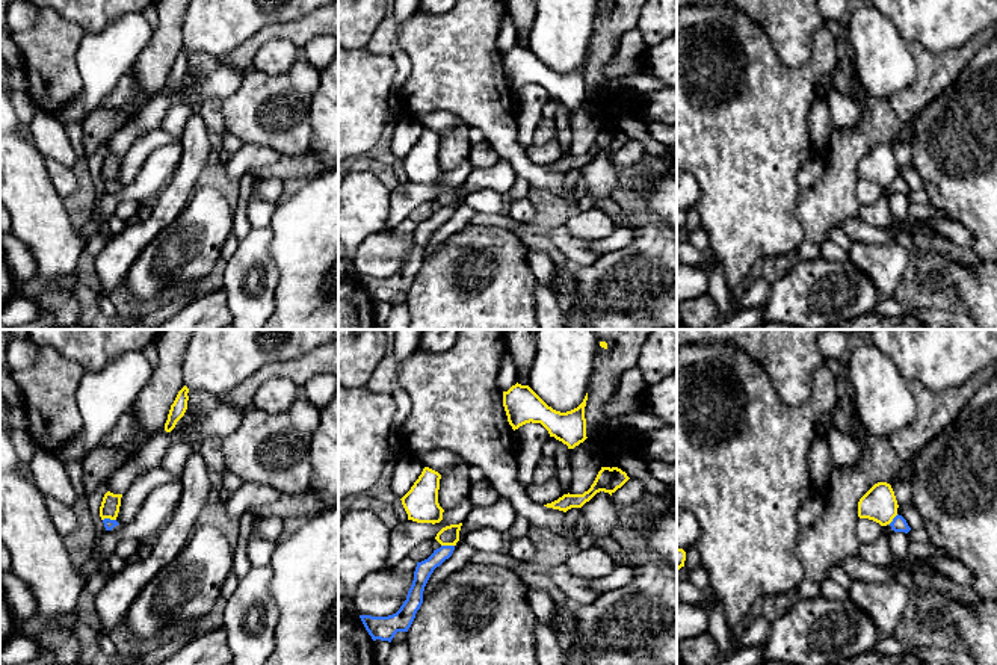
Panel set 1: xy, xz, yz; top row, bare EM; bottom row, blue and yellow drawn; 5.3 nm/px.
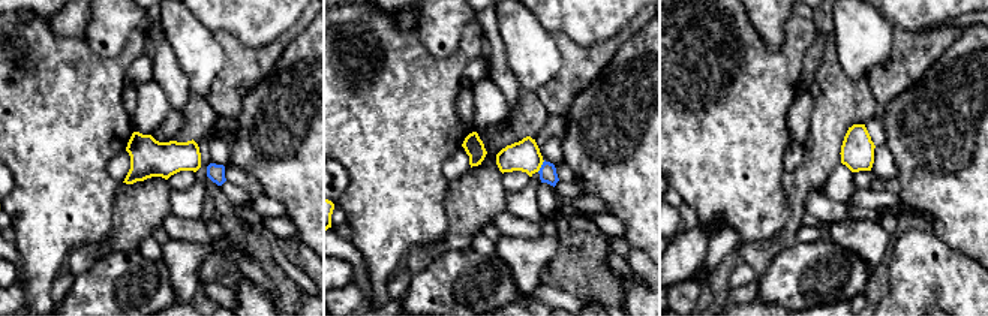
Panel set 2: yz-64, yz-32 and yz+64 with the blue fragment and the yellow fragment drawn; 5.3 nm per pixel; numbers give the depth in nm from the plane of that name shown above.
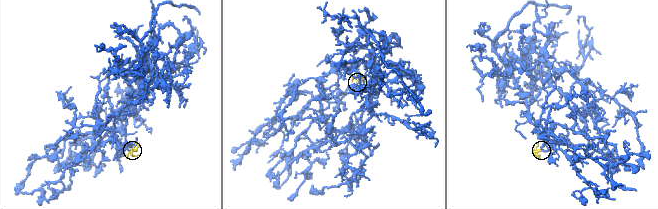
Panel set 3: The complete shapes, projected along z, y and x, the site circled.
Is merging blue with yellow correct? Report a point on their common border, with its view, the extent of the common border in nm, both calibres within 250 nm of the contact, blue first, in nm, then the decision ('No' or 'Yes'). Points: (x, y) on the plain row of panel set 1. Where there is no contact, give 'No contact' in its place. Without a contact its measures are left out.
Touches blue at xz (447, 207). Shared border 70 nm. Thickness 90 nm (blue) against 110 nm. No

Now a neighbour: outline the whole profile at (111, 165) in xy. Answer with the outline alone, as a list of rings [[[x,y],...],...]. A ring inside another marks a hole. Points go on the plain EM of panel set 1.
[[[110,153],[104,156],[100,168],[101,181],[104,180],[116,181],[121,168],[121,159],[122,156],[113,156]]]

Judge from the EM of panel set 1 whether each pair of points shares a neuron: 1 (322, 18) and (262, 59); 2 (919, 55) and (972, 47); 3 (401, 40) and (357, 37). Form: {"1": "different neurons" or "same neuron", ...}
{"1": "different neurons", "2": "same neuron", "3": "different neurons"}

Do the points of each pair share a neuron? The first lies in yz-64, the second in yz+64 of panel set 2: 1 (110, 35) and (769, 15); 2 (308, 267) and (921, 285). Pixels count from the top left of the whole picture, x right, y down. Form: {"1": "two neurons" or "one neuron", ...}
{"1": "one neuron", "2": "one neuron"}

